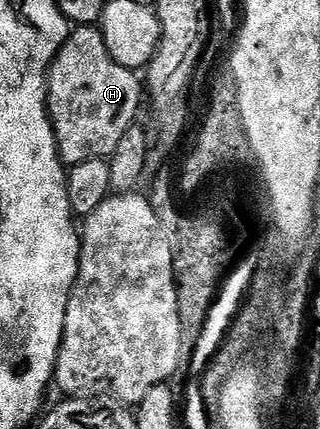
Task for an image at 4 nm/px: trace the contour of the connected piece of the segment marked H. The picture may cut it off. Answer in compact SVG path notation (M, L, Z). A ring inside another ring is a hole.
M79 25L68 34L65 45L57 53L47 76L47 112L55 130L59 158L64 164L74 165L90 159L110 160L111 154L121 145L121 139L131 127L136 126L139 102L145 99L145 87L134 70L117 61L109 53L102 30L95 25Z

